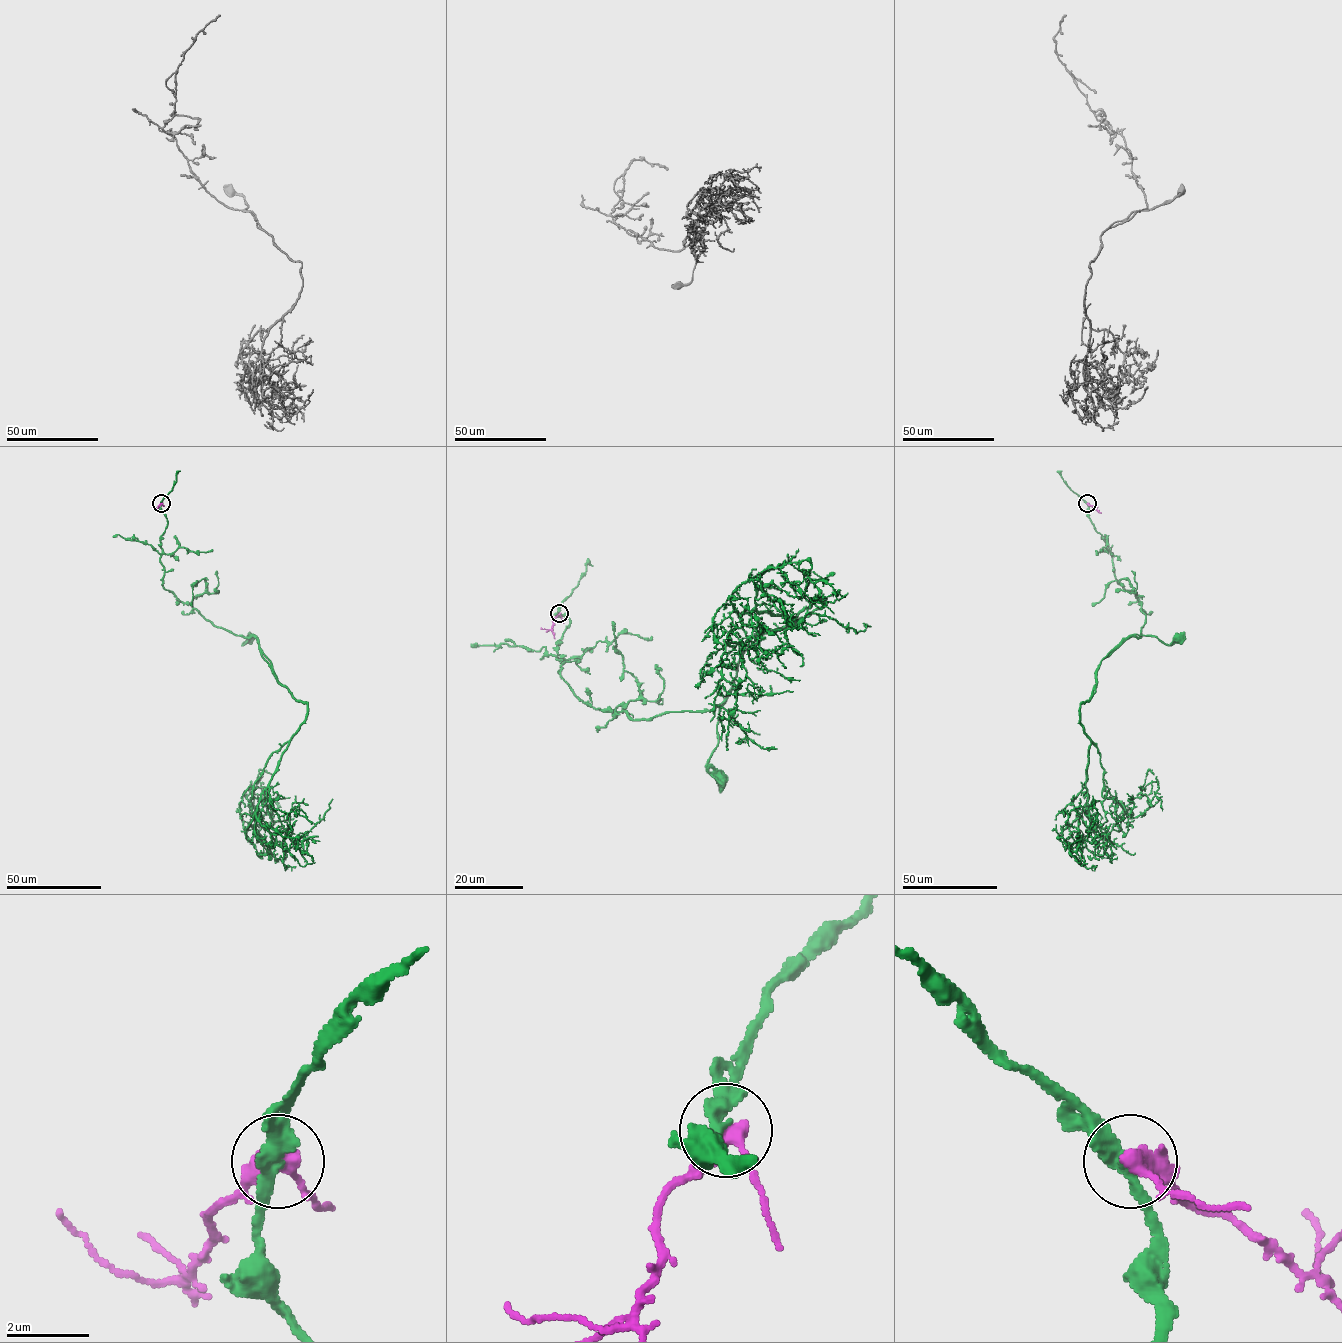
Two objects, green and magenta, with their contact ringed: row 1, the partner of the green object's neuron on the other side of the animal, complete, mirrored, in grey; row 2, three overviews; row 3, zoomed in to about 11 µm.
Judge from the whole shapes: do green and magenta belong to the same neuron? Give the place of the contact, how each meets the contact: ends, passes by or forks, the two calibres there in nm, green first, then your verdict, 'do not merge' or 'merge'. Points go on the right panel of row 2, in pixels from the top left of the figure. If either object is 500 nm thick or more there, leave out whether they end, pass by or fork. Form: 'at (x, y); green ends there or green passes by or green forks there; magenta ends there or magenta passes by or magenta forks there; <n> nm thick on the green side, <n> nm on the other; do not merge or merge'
at (1087, 503); green passes by; magenta passes by; 320 nm thick on the green side, 380 nm on the other; do not merge

